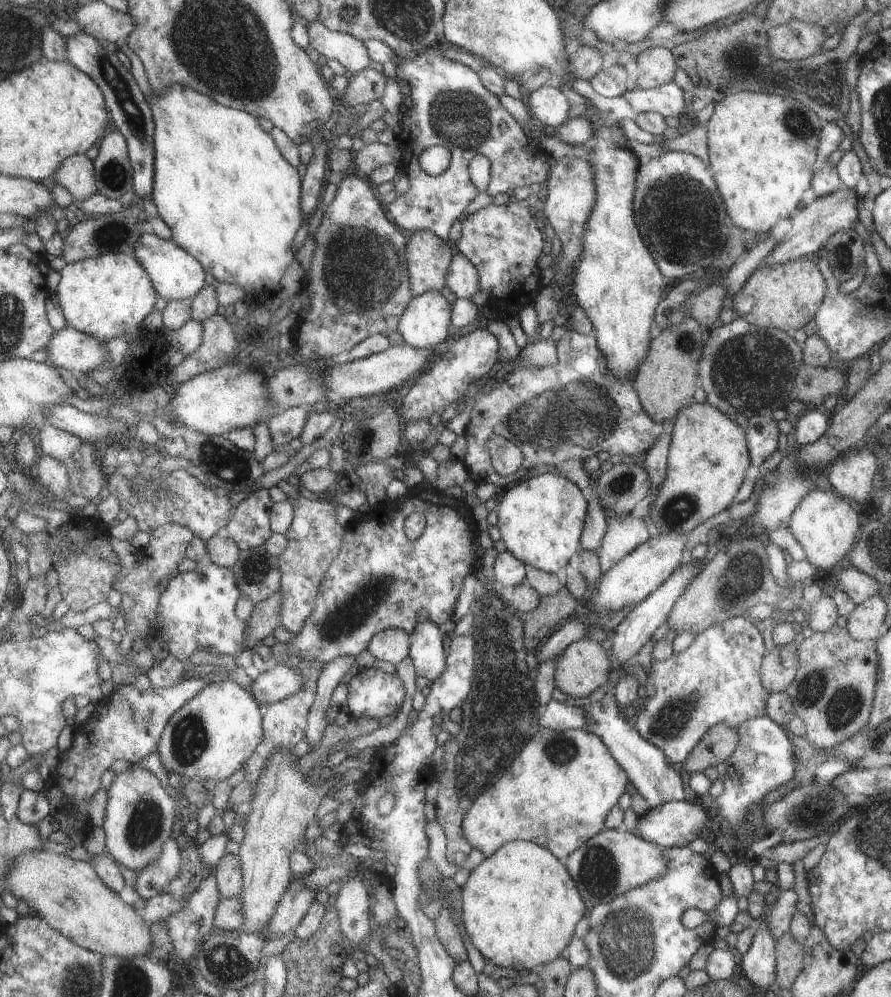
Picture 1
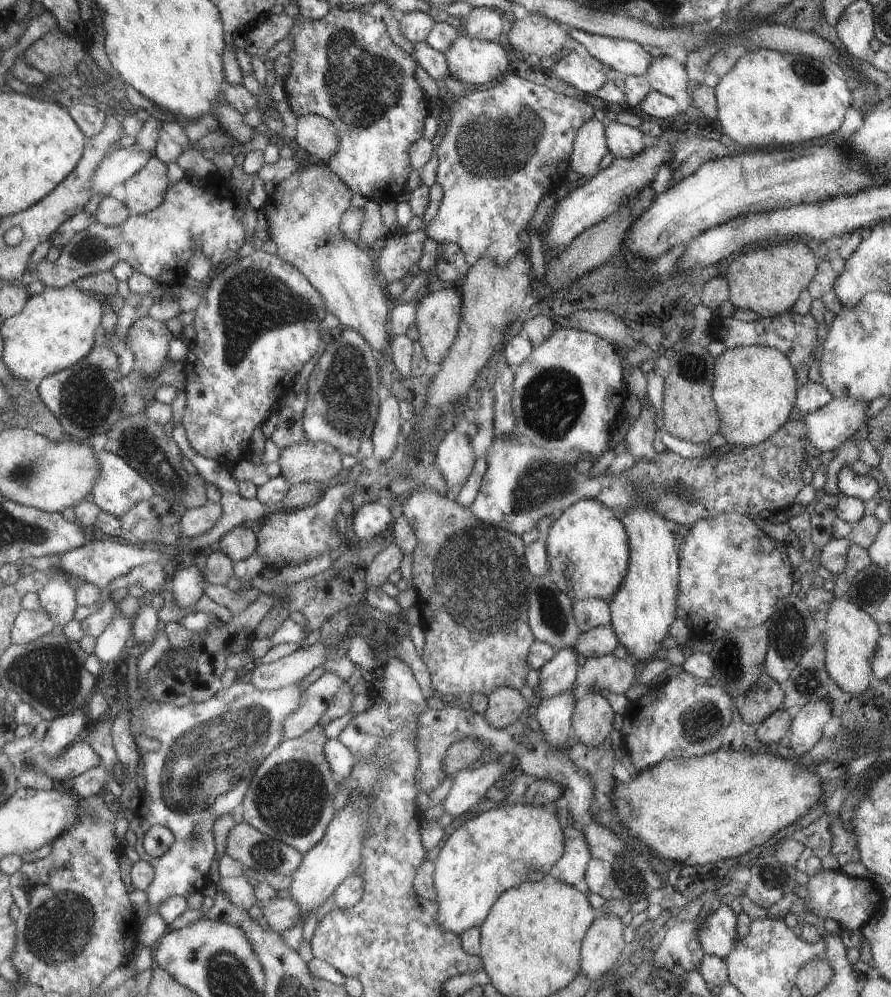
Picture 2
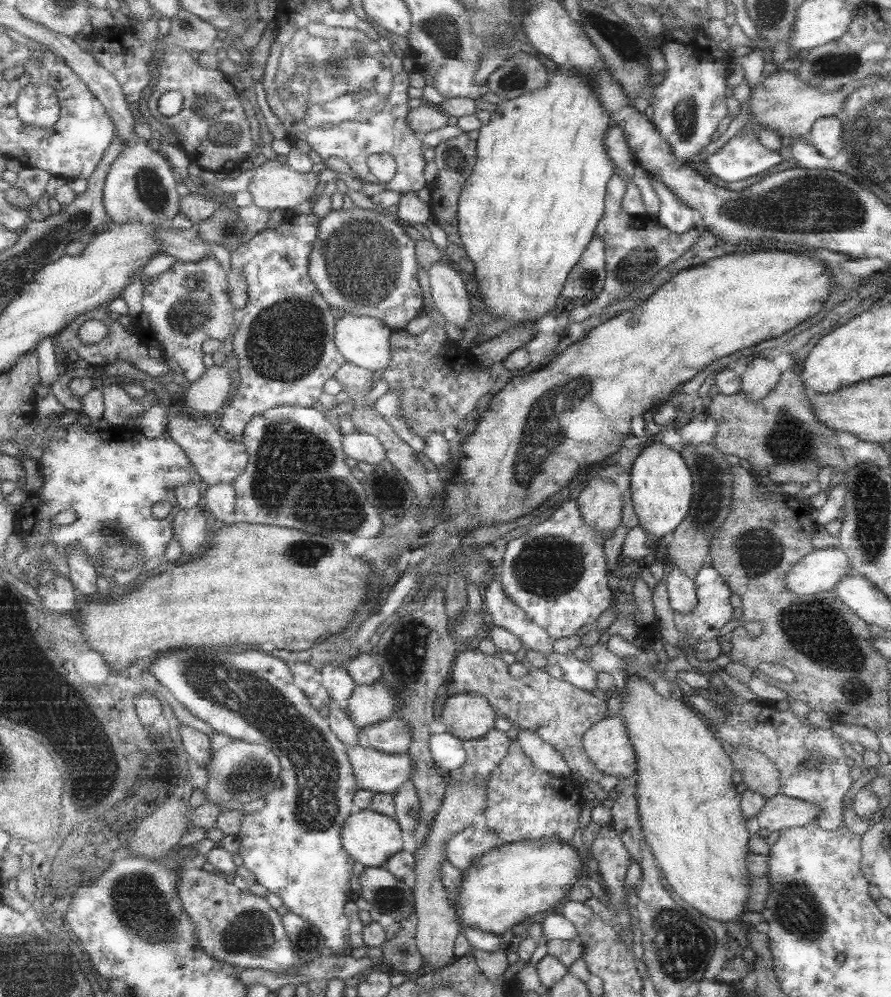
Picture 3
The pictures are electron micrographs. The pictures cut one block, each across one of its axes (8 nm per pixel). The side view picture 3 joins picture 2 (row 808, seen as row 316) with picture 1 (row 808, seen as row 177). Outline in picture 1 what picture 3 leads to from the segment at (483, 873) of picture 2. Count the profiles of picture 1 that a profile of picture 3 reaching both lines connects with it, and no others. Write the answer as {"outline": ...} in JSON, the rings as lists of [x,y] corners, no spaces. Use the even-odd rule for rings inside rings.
{"outline":[[[539,727],[517,753],[513,766],[471,802],[463,818],[463,834],[485,858],[509,841],[520,840],[546,848],[559,860],[604,828],[607,812],[628,785],[625,772],[594,734]]]}

